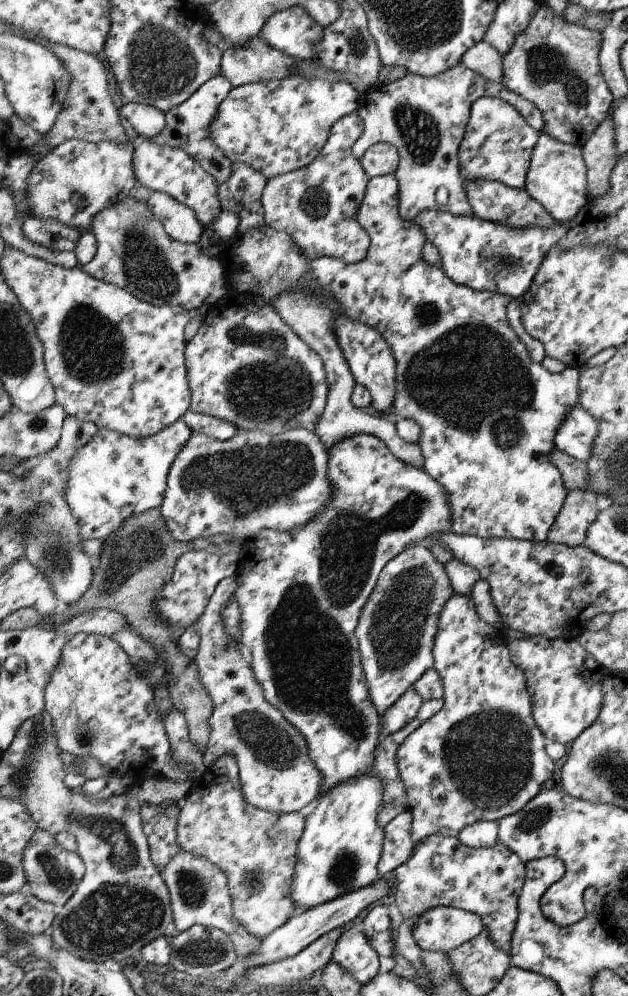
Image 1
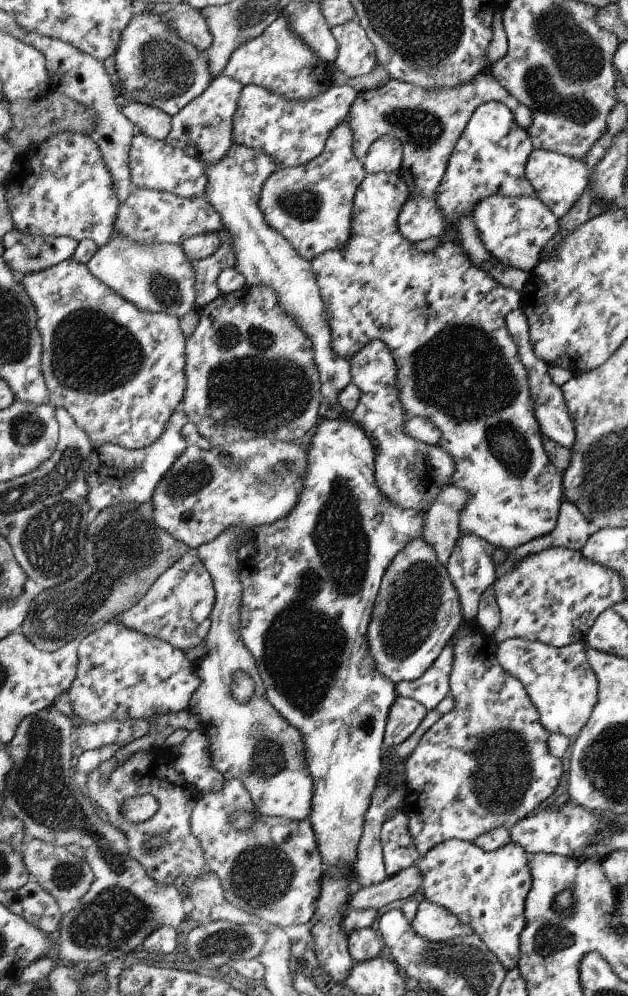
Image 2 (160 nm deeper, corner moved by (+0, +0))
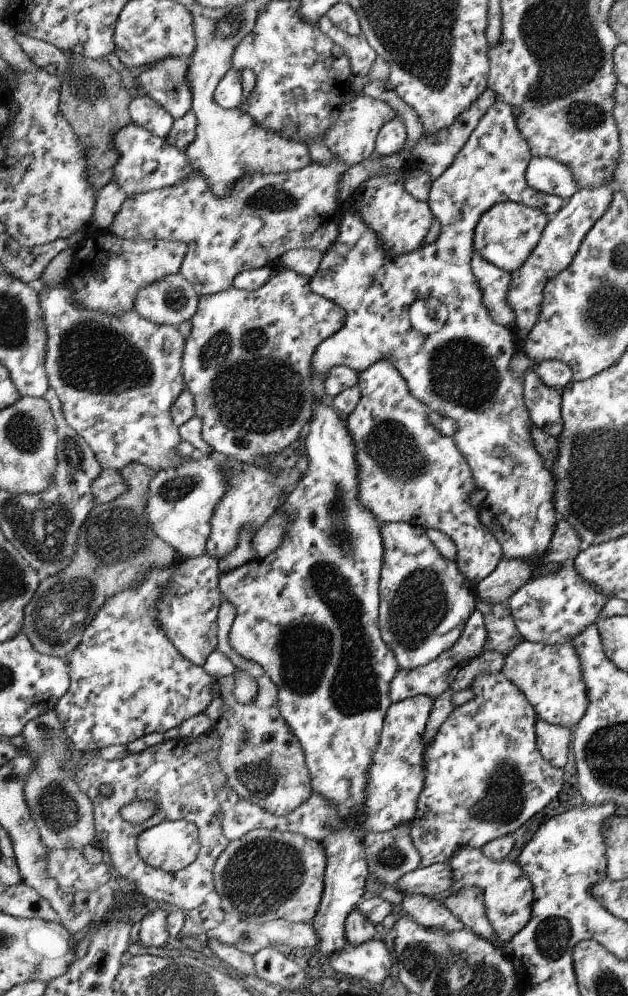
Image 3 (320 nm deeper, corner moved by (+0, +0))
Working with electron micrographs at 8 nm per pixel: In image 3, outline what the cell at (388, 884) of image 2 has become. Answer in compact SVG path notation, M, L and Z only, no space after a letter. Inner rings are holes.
M447 863L419 867L404 875L397 883L397 891L425 895L445 892L452 886L452 872Z

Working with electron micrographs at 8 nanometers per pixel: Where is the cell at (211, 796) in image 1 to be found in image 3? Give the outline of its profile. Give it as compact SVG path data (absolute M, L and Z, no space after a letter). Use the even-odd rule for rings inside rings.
M271 831L269 836L249 834L245 840L227 843L218 854L212 868L214 895L220 899L222 910L231 919L250 923L264 923L273 919L285 919L292 923L309 923L316 914L317 904L322 900L325 875L323 868L327 858L321 842L305 838L299 833Z

